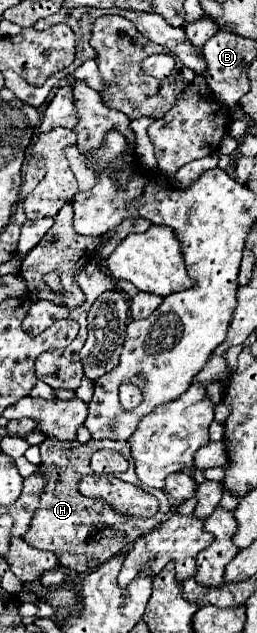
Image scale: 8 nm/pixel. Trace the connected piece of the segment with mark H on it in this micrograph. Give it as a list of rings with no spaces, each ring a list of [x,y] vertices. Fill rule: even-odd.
[[[45,439],[39,449],[41,449],[41,469],[43,475],[47,477],[47,485],[41,491],[41,503],[35,511],[35,517],[27,529],[27,533],[23,535],[25,543],[41,549],[41,551],[51,551],[59,565],[77,571],[77,573],[89,573],[95,567],[99,567],[103,561],[107,561],[109,557],[113,557],[115,553],[121,551],[121,547],[117,545],[115,549],[109,547],[109,529],[105,529],[105,525],[87,525],[87,505],[101,505],[97,501],[91,501],[87,497],[83,497],[77,491],[77,483],[79,477],[89,475],[91,467],[89,467],[89,459],[95,451],[99,449],[113,449],[117,453],[121,453],[123,457],[129,459],[131,463],[131,451],[129,451],[129,443],[127,441],[87,441],[85,445],[81,445],[79,441],[59,441],[59,439]]]

